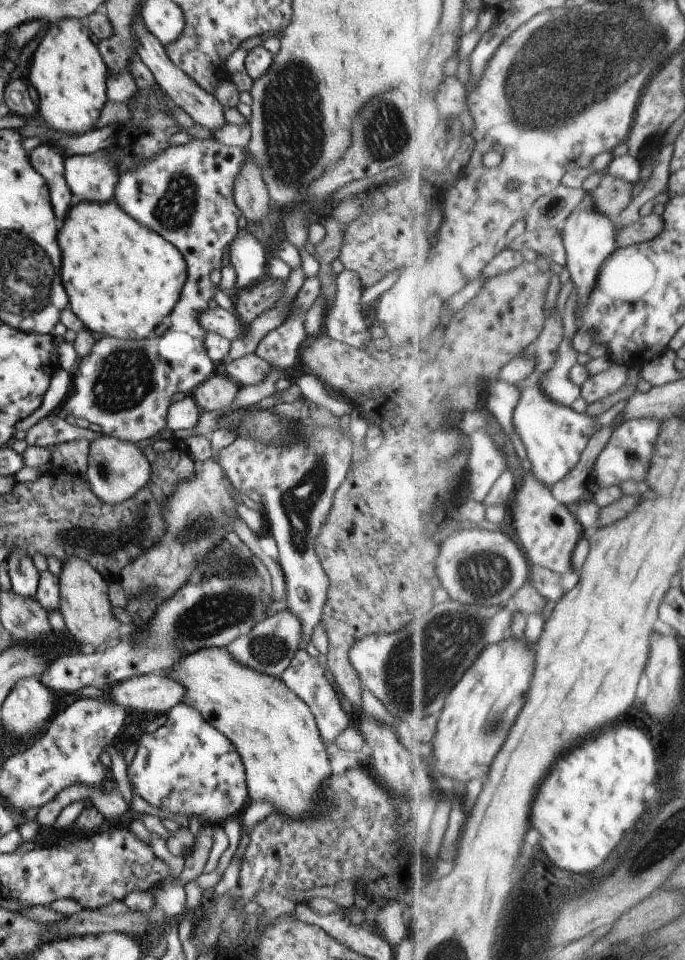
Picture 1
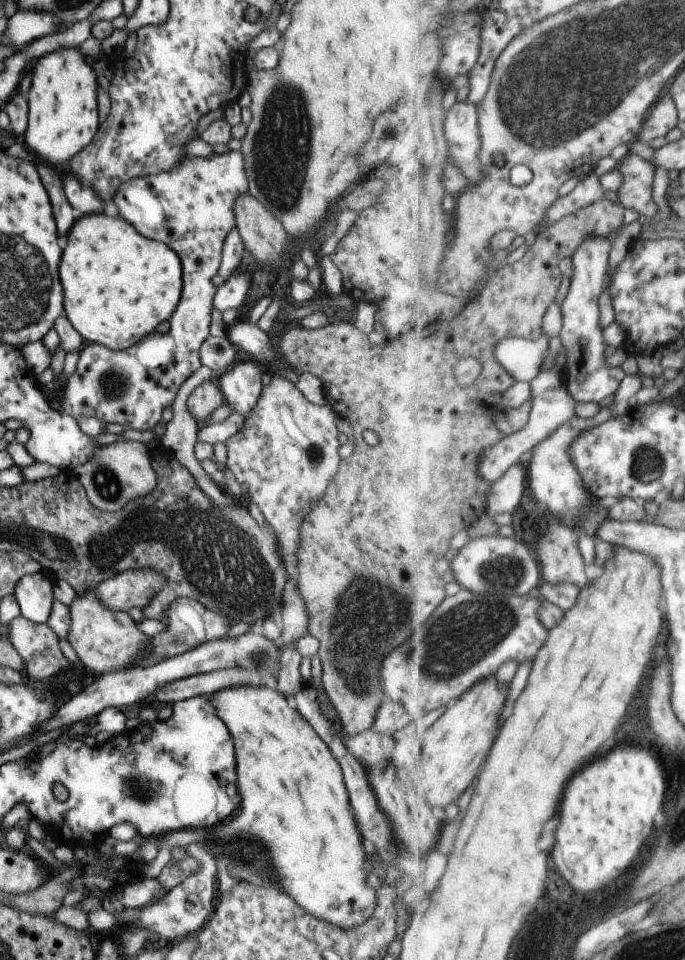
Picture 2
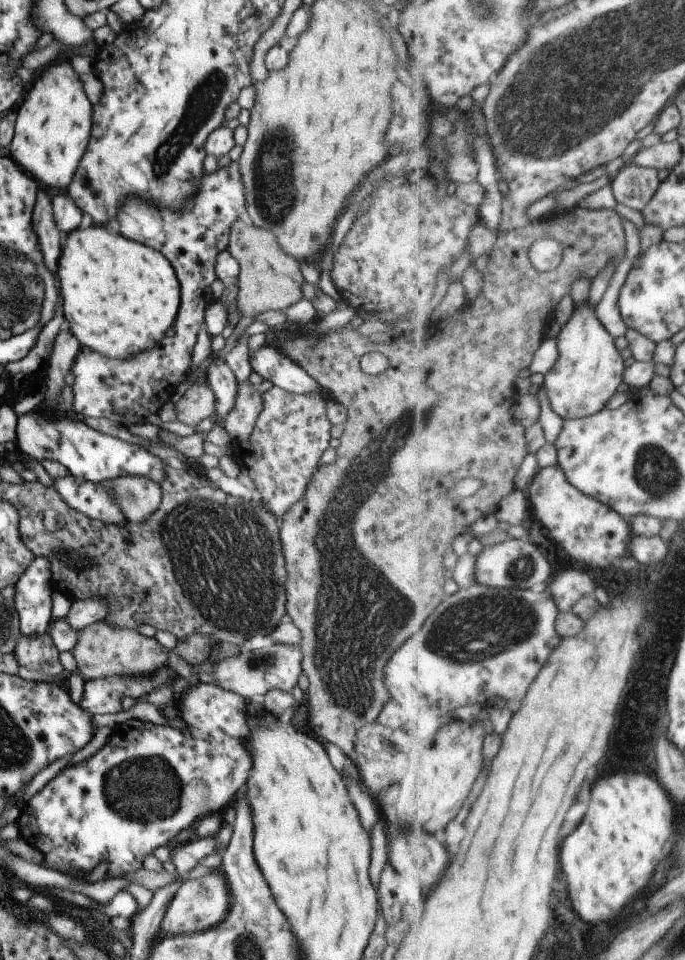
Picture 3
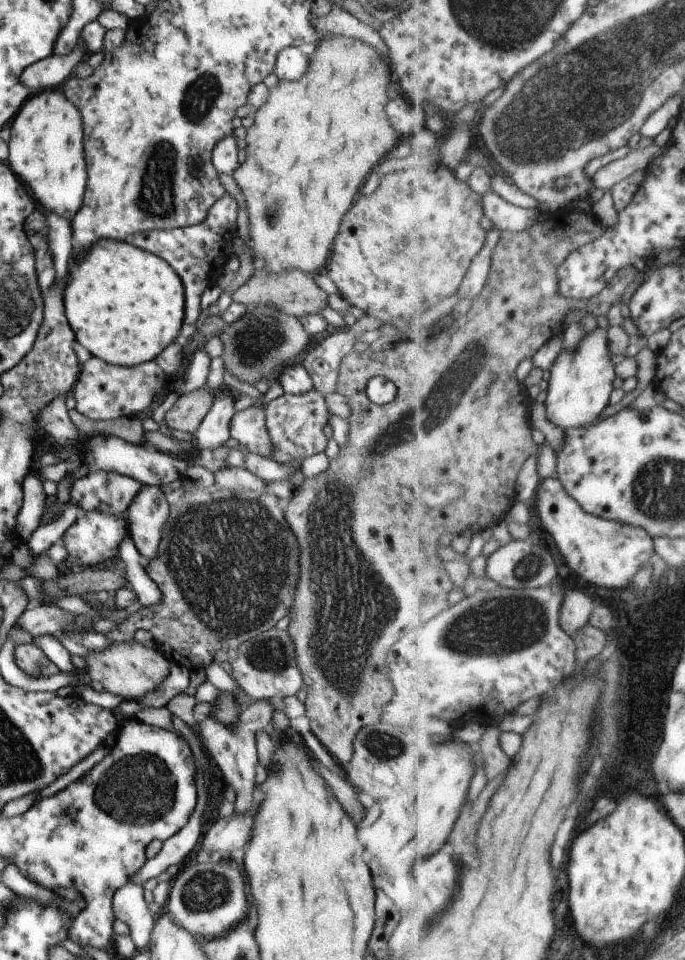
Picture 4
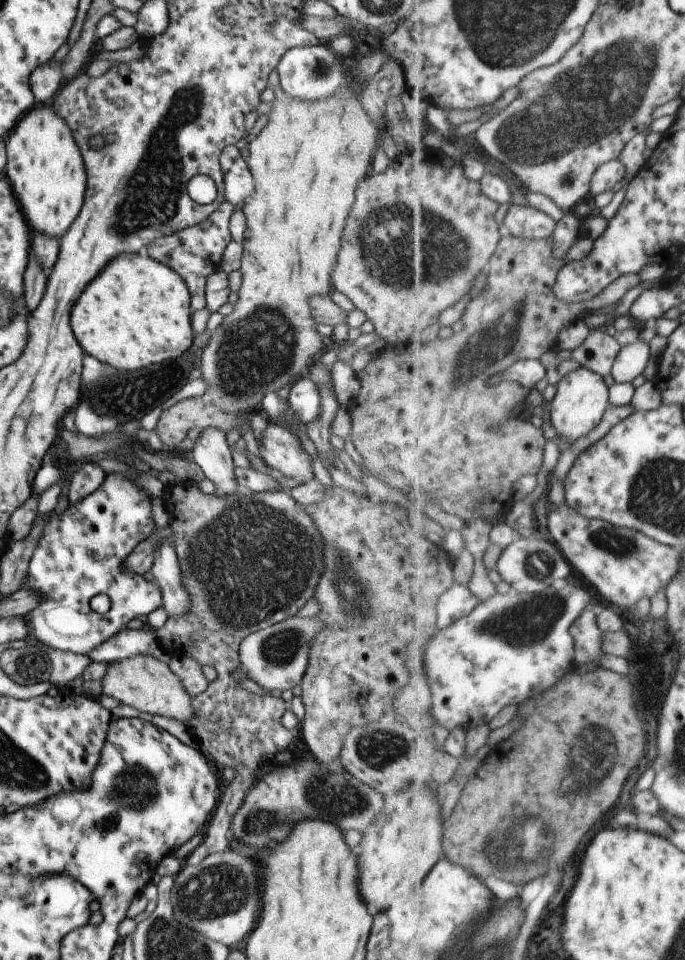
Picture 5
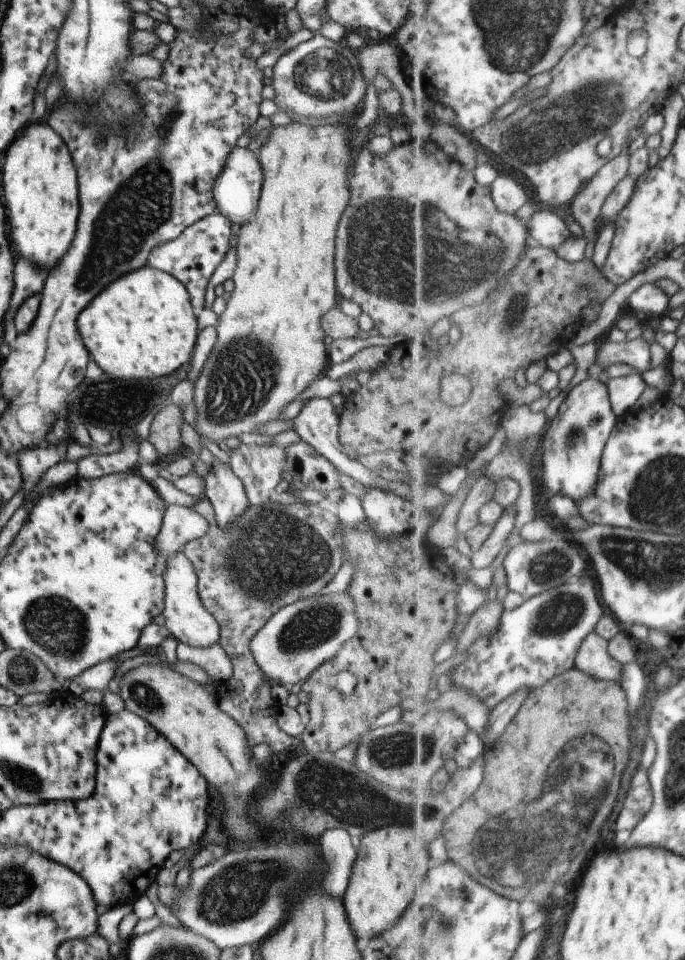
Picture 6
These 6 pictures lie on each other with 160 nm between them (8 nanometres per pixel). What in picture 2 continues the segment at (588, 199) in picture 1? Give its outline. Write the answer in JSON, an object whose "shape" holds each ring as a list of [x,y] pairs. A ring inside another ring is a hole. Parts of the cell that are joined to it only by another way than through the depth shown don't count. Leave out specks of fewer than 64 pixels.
{"shape":[[[599,235],[587,237],[579,248],[571,254],[574,273],[570,287],[562,302],[563,330],[560,337],[564,348],[568,352],[565,380],[568,389],[576,398],[576,402],[590,403],[593,406],[601,400],[615,395],[621,383],[628,375],[620,367],[605,364],[605,350],[607,343],[603,338],[603,329],[599,322],[599,296],[609,282],[609,252],[612,240]]]}

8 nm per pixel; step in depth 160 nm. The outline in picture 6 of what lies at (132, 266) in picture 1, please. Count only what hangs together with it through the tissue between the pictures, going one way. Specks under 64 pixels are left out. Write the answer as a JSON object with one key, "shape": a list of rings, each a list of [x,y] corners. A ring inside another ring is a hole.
{"shape":[[[143,265],[139,270],[129,272],[127,276],[123,274],[121,278],[117,278],[115,282],[111,282],[109,286],[105,286],[91,302],[89,306],[85,306],[85,310],[81,310],[81,314],[76,318],[77,332],[79,333],[81,342],[84,344],[85,350],[89,353],[90,359],[94,360],[95,364],[101,368],[103,373],[107,373],[110,377],[121,380],[129,380],[131,382],[149,382],[155,376],[171,377],[171,372],[179,368],[182,364],[190,360],[191,353],[193,352],[193,343],[198,333],[196,313],[192,310],[189,295],[185,287],[174,277],[159,269],[154,269],[149,265]]]}

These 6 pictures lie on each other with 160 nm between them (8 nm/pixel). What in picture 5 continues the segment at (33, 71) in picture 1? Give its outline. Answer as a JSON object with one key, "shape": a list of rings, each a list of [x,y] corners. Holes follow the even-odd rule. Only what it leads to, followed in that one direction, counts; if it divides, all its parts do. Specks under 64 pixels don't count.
{"shape":[[[45,106],[31,107],[5,136],[6,163],[2,172],[15,194],[27,224],[59,238],[77,216],[85,194],[85,170],[67,124]]]}

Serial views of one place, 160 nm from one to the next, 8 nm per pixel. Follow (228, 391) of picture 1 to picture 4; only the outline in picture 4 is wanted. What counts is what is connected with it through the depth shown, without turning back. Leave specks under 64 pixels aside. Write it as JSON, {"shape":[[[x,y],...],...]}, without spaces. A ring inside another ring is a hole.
{"shape":[[[208,388],[193,389],[181,393],[164,413],[167,428],[194,433],[213,402],[214,392]]]}

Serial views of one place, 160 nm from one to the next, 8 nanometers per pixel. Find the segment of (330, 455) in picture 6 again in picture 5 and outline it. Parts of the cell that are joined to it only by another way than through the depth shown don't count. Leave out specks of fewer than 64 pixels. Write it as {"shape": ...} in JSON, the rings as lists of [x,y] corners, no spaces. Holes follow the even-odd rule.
{"shape":[[[303,376],[290,384],[286,401],[303,429],[306,428],[306,424],[314,421],[315,415],[318,415],[320,396],[308,376]]]}

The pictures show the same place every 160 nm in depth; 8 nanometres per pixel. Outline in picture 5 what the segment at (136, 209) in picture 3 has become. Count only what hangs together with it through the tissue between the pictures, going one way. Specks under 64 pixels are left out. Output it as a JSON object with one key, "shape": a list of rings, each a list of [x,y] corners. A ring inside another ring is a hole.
{"shape":[[[223,199],[205,220],[179,232],[155,237],[146,244],[147,254],[153,260],[160,261],[171,270],[174,270],[185,282],[189,291],[191,312],[197,312],[205,306],[204,284],[207,275],[215,270],[215,264],[220,264],[222,252],[231,240],[228,222],[233,210],[234,208],[229,202]],[[79,398],[74,411],[74,426],[77,433],[88,437],[100,437],[116,429],[115,417],[94,413],[89,403],[81,401],[81,398]]]}

